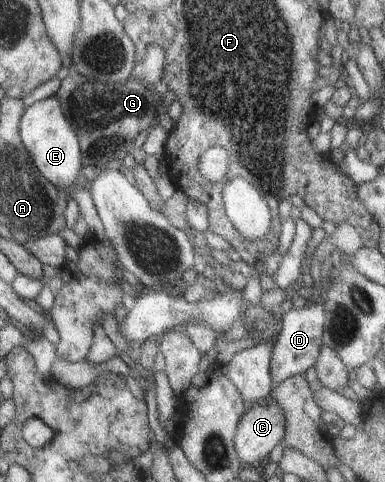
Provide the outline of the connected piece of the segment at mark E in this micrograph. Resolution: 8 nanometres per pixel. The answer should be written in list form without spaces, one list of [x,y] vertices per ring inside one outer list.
[[[56,96],[38,100],[34,104],[25,107],[20,120],[18,121],[18,136],[22,146],[27,150],[32,164],[38,170],[38,174],[58,190],[66,192],[72,187],[72,182],[81,173],[82,156],[80,143],[75,132],[63,116]]]

